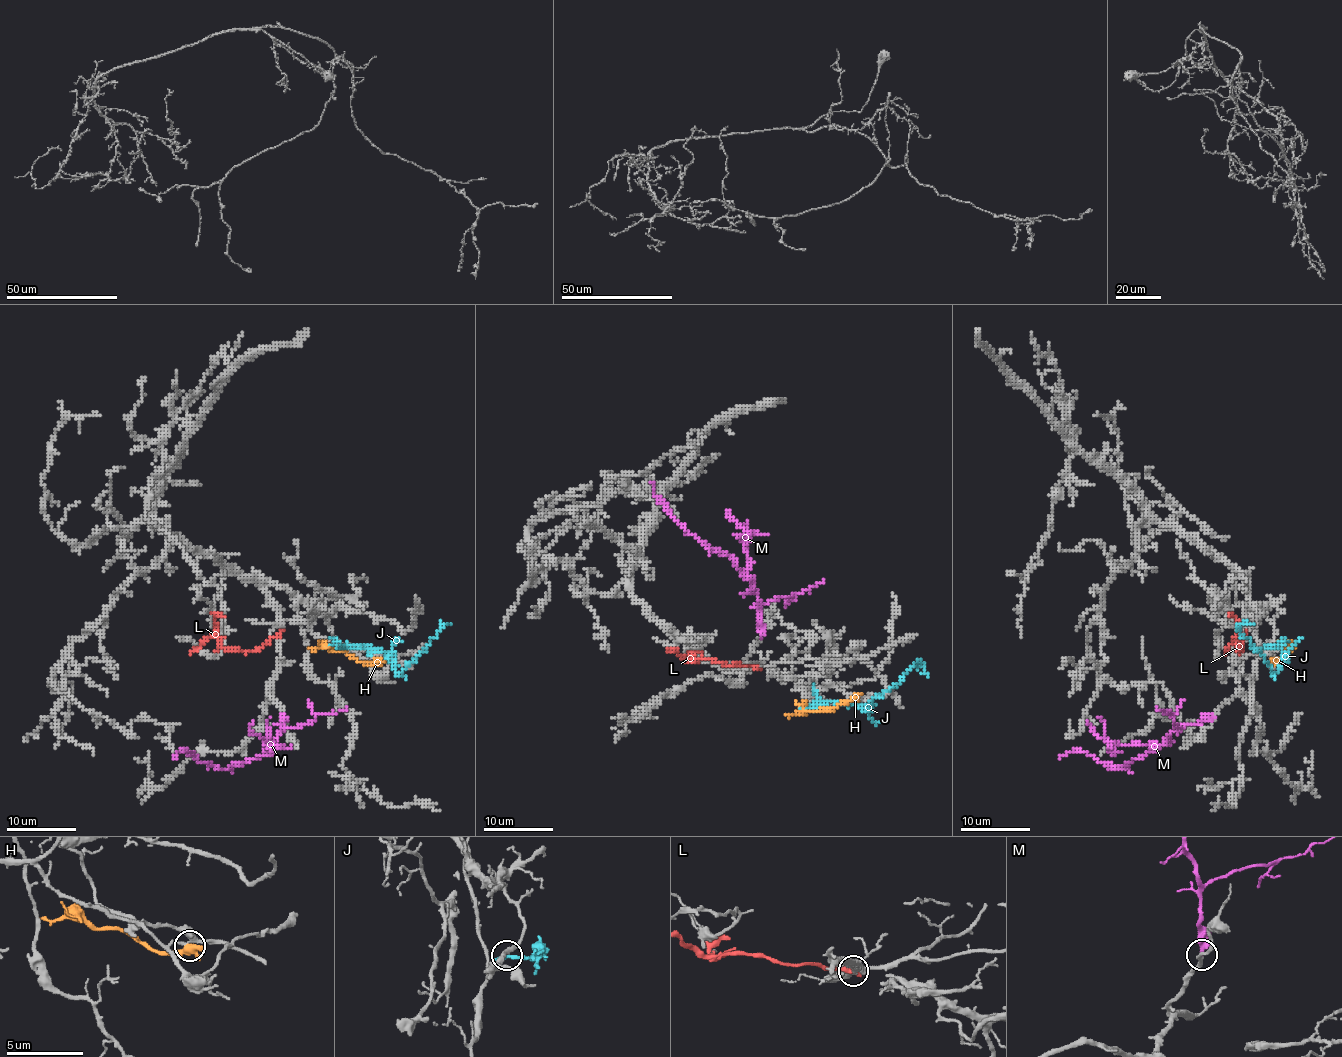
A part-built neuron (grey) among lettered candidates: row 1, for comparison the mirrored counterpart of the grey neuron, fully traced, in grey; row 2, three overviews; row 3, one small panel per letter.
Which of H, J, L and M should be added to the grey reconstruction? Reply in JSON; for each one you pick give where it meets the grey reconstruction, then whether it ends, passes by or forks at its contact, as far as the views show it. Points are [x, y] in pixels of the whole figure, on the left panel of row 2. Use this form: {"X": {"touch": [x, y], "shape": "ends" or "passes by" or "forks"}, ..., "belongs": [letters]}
{"M": {"touch": [283, 716], "shape": "ends"}, "belongs": ["M"]}

